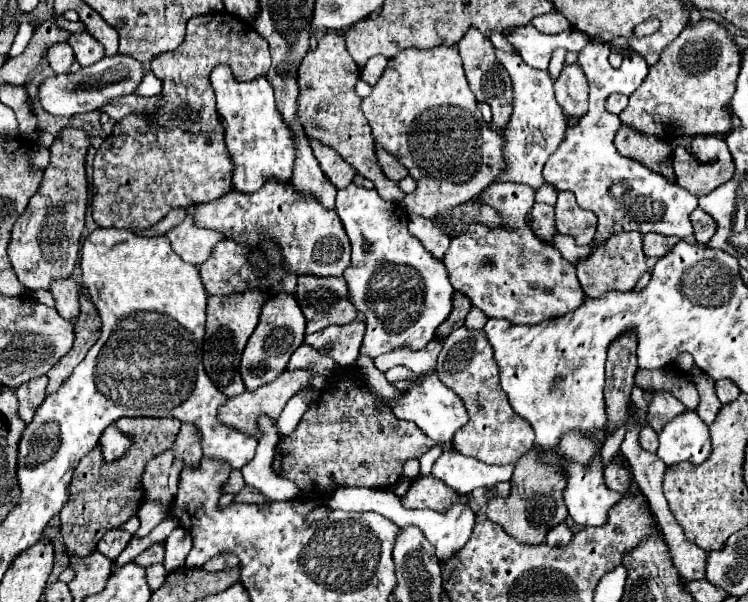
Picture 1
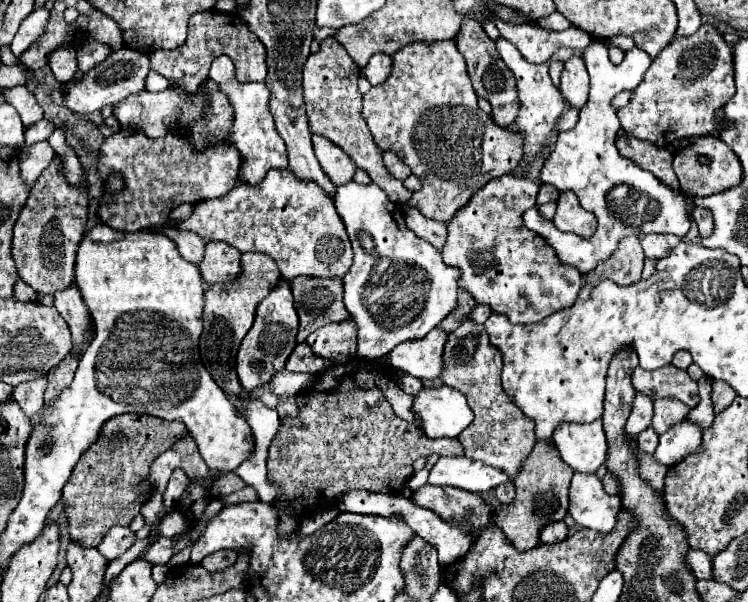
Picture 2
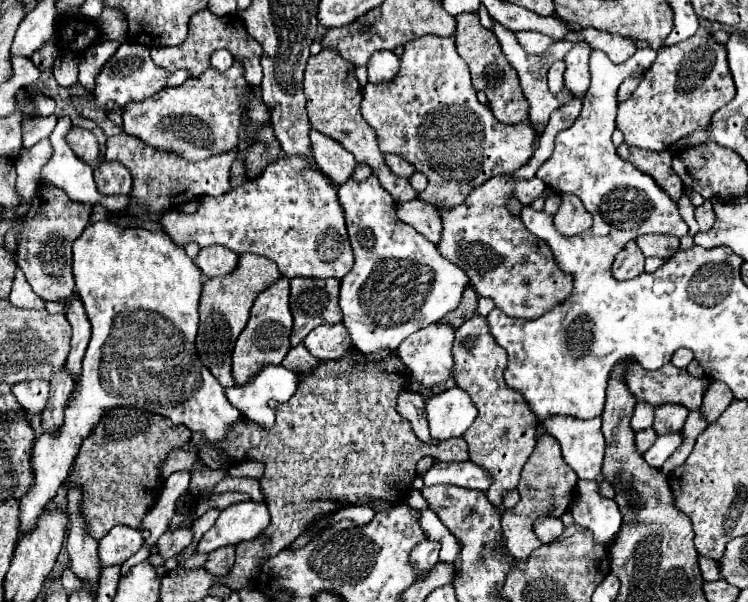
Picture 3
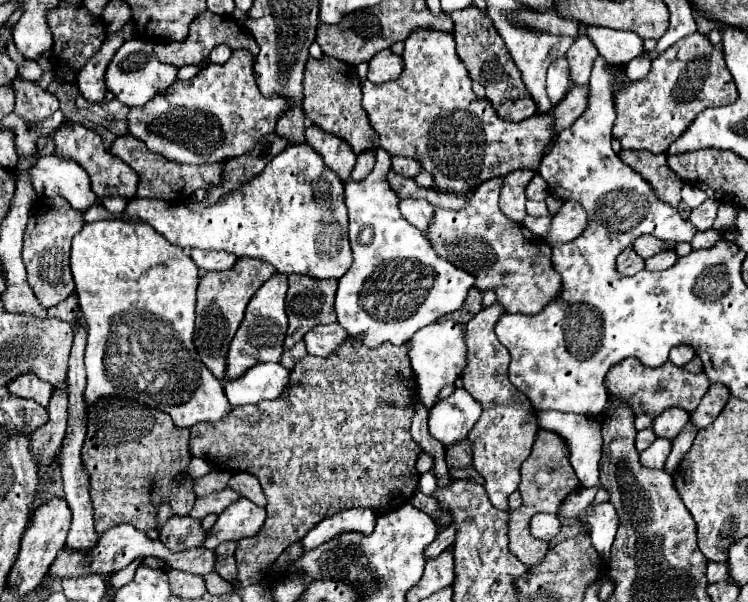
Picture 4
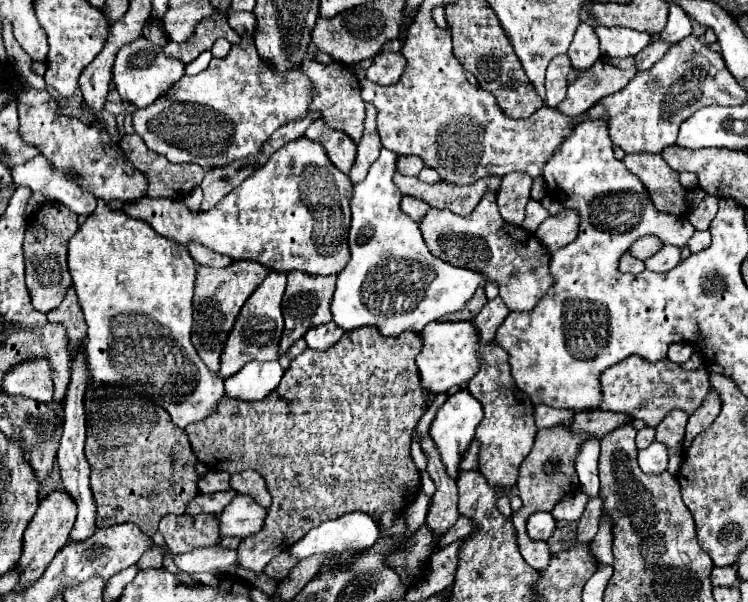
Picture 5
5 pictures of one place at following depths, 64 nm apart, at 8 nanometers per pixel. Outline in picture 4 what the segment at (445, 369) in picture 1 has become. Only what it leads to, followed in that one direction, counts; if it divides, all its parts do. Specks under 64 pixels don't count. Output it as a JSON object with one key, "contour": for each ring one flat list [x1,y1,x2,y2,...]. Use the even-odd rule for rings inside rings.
{"contour":[[494,302,466,324,468,366,462,382,464,388,482,404,482,416,476,422,476,428,468,434,468,440,474,442,474,468,484,478,490,502,500,510,508,510,508,496,518,490,520,466,530,456,538,424,530,400,508,380,510,354,494,334,494,326,502,314,504,308]]}

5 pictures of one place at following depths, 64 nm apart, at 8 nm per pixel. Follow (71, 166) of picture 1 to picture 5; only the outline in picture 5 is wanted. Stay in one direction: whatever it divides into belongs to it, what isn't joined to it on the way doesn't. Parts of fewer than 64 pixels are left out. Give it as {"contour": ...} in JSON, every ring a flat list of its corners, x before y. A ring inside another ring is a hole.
{"contour":[[52,202,50,206,44,204,36,214,32,214,30,224,26,228,26,236,24,236,26,286,32,298,32,306,44,314,60,306,68,286,72,284,72,278,66,266,66,250,68,250,68,240,78,230,76,218,78,216,72,214,68,208,64,208,64,204]]}

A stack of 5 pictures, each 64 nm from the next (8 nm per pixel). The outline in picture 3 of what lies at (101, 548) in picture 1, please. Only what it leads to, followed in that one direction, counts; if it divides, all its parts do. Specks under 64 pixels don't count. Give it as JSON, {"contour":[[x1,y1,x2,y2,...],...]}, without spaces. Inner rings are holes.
{"contour":[[114,526,98,544,100,566,108,568,114,564,124,564,130,556,134,556,146,544,140,530]]}

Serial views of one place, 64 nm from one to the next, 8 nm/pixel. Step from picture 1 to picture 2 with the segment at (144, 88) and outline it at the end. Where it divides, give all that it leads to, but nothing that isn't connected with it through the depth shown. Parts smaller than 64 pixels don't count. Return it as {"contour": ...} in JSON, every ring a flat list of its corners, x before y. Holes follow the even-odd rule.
{"contour":[[151,70,146,79,146,91,159,92,168,88,172,88,172,80,168,80]]}

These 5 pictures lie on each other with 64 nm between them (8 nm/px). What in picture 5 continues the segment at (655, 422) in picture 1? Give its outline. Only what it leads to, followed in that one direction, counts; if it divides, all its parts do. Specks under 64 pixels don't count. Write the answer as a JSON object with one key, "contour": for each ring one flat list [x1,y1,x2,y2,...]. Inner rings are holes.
{"contour":[[674,410,656,426,656,440,666,444,668,454,670,454,668,472,672,472,672,474,676,474,680,470,680,460,682,460,680,440,684,440,686,422,688,422,688,414,682,410]]}

